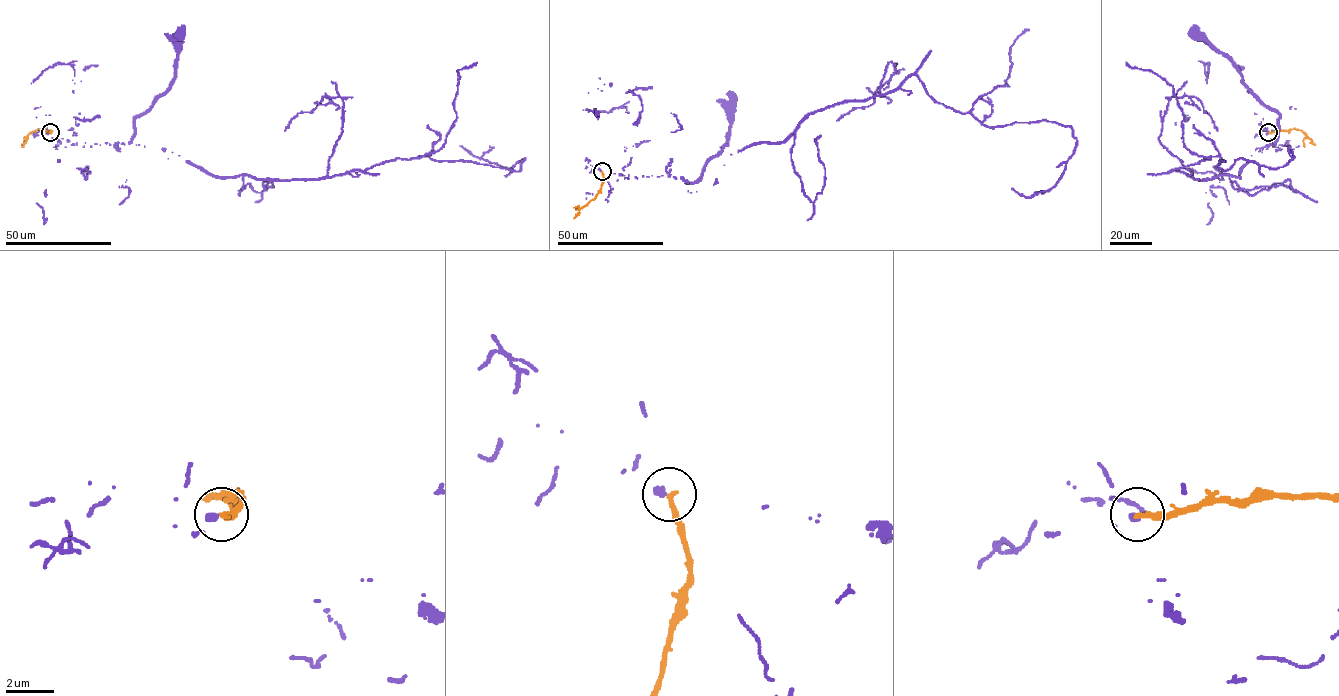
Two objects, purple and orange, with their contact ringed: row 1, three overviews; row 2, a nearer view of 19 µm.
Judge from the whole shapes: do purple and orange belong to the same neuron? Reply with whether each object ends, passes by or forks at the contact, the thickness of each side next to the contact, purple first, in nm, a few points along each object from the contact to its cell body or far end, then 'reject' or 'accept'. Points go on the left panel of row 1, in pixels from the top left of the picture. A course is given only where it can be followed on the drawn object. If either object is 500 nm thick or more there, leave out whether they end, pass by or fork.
purple ends | orange ends | 280/240 nm | purple via (49, 132), (164, 149), (220, 177), (525, 159), (507, 168), (459, 145) | orange via (50, 132), (36, 130), (22, 144) | reject

